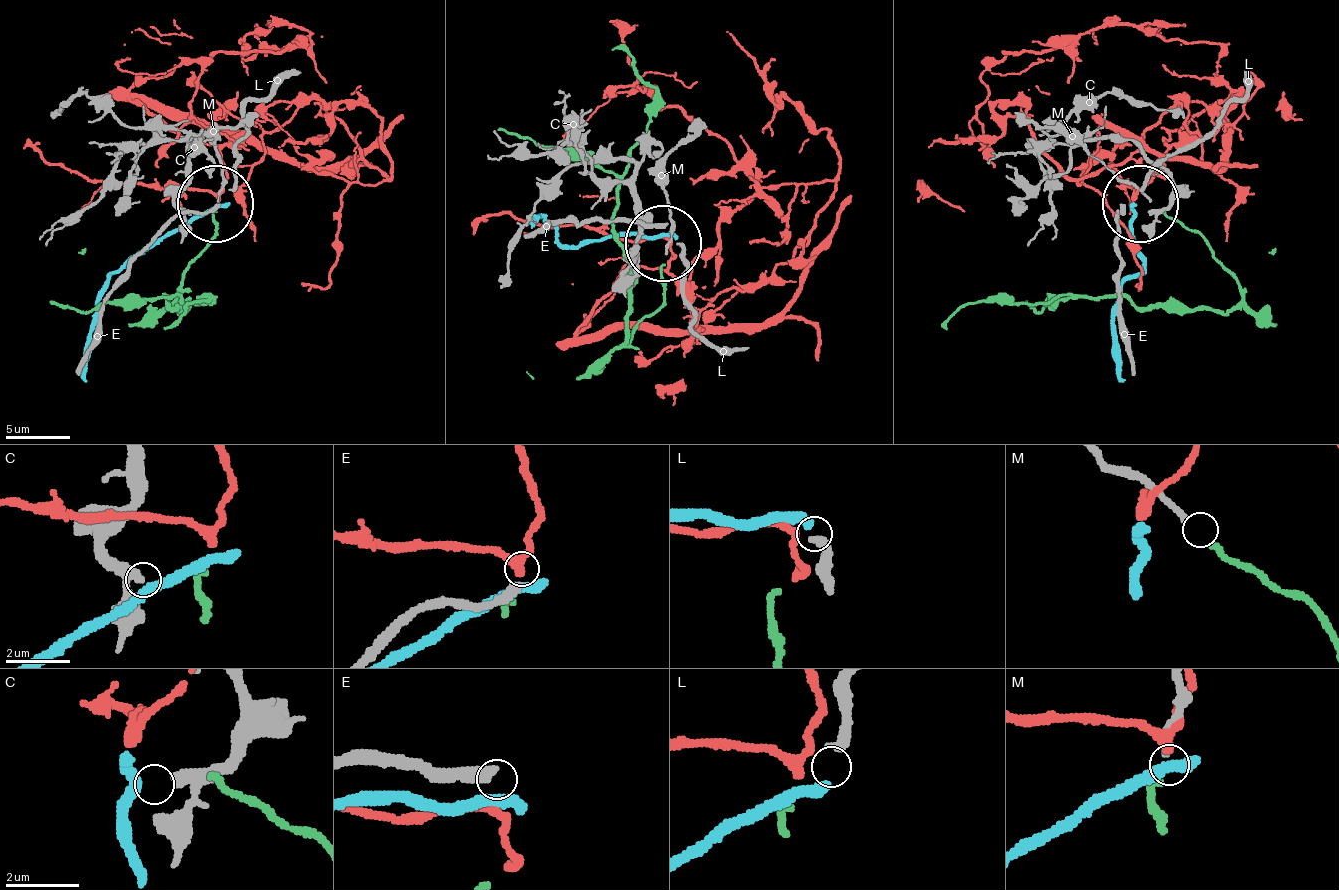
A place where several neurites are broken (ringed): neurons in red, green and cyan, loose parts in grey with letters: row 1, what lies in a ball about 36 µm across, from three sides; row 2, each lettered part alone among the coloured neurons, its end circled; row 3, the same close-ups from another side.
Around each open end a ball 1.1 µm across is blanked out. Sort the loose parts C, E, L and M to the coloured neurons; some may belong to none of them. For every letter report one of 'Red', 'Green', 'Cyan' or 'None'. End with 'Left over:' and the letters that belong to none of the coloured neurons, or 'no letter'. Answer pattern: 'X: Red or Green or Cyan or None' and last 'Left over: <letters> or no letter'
C: None
E: None
L: Cyan
M: Green
Left over: C, E

